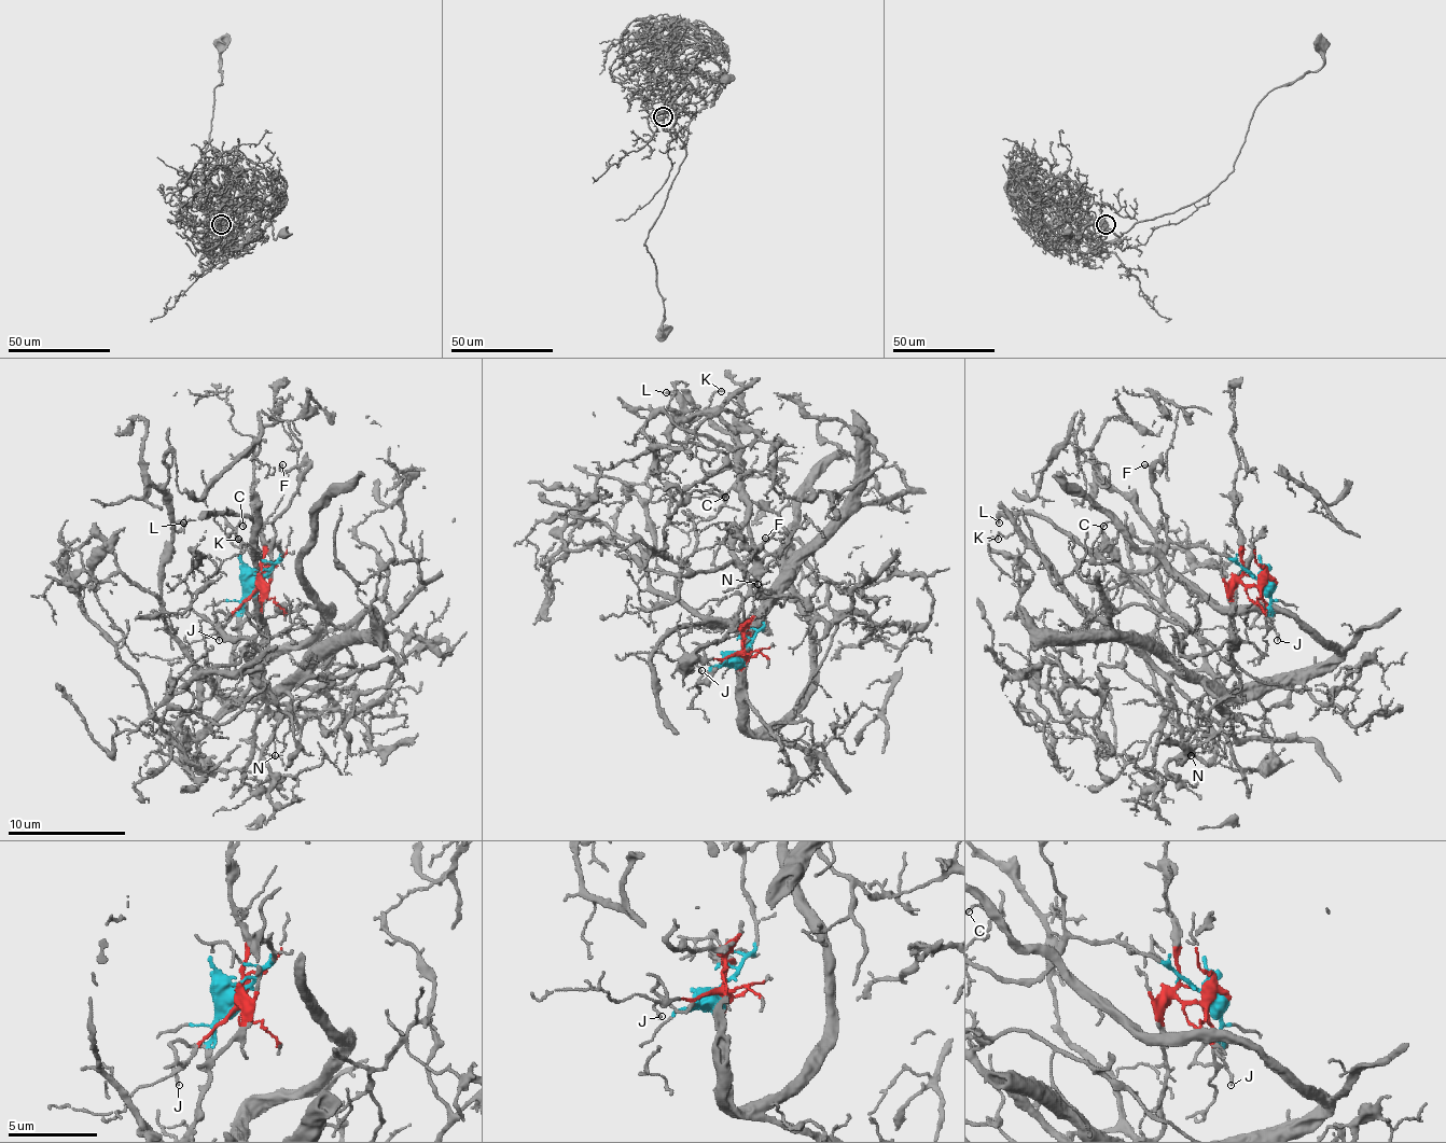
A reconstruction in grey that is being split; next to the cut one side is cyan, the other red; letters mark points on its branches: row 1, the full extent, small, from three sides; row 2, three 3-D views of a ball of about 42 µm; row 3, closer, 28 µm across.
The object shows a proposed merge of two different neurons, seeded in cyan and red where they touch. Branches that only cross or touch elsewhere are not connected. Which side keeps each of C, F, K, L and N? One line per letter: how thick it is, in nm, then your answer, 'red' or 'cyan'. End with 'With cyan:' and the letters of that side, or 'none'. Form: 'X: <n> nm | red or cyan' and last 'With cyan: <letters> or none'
C: 120 nm | cyan
F: 140 nm | cyan
K: 110 nm | cyan
L: 110 nm | cyan
N: 100 nm | red
With cyan: C, F, K, L

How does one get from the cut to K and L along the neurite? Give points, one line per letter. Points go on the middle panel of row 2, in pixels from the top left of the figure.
K: (742, 655), (763, 626), (756, 563), (736, 443), (700, 414), (710, 400), (721, 390)
L: (742, 655), (763, 626), (756, 563), (736, 443), (683, 393), (666, 393)

